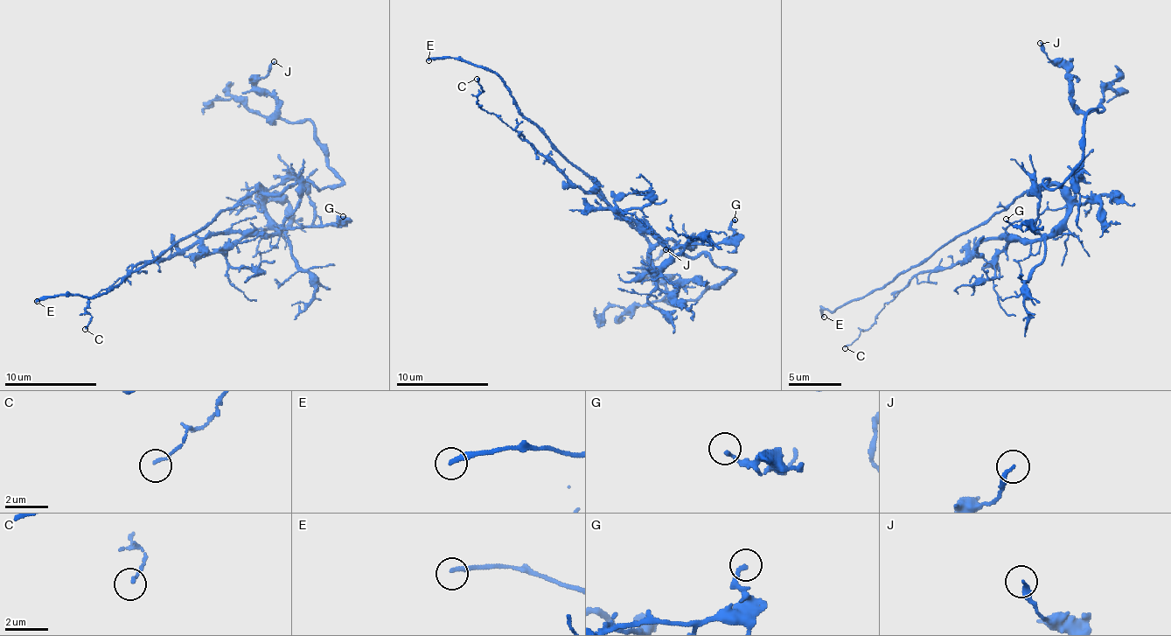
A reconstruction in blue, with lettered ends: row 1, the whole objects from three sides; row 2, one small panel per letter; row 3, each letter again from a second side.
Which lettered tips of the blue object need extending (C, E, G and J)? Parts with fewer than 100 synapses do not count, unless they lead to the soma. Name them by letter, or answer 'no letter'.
E

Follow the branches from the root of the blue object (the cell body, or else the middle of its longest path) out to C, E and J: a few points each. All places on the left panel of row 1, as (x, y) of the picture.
C: (260, 191), (262, 212), (278, 230), (274, 234), (212, 232), (177, 253), (138, 262), (89, 299), (85, 329)
E: (260, 191), (258, 186), (214, 220), (179, 239), (120, 285), (96, 297), (55, 294), (37, 301)
J: (260, 191), (341, 181), (309, 119), (274, 122), (276, 101), (255, 85), (274, 61)

